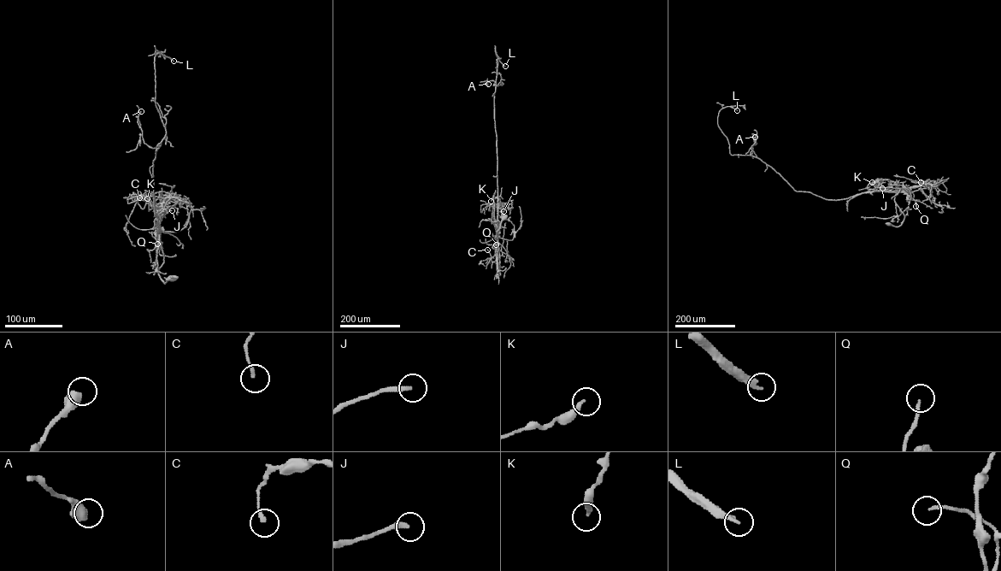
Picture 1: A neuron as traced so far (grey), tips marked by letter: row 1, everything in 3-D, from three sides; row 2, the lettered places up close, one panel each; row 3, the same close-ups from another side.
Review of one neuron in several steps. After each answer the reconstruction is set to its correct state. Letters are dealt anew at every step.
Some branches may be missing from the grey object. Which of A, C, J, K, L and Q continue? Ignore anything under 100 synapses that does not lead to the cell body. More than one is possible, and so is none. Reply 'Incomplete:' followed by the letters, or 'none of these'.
Incomplete: L

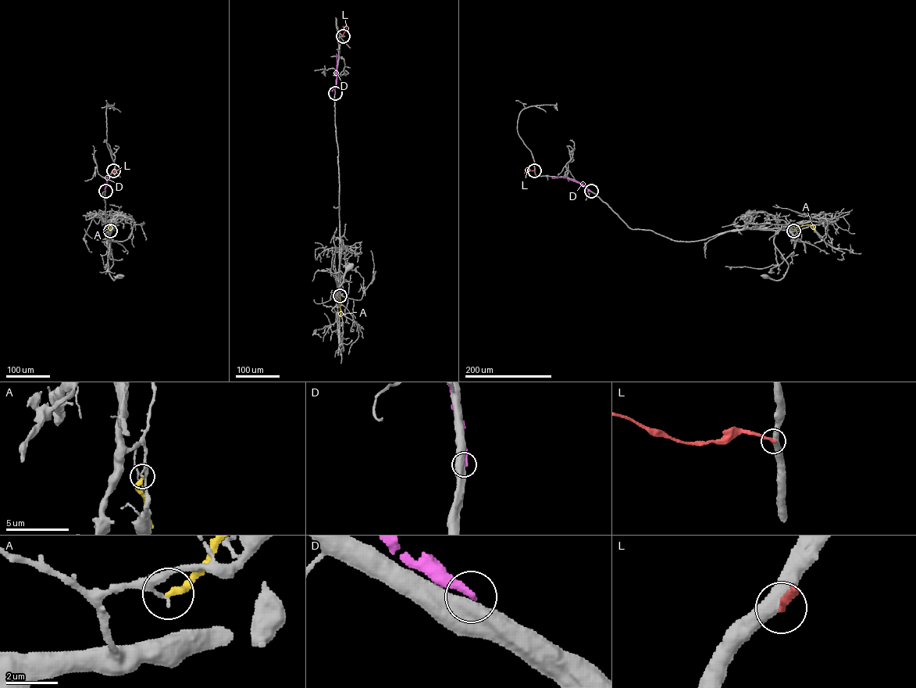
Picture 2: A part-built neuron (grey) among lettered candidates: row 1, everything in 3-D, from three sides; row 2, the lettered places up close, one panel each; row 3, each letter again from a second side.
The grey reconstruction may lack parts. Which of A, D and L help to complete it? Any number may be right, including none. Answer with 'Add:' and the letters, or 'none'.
Add: none

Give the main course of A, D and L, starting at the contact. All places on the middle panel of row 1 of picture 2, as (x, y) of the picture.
A: (340, 295), (340, 317)
D: (335, 93), (336, 53)
L: (343, 36), (347, 28), (343, 26)

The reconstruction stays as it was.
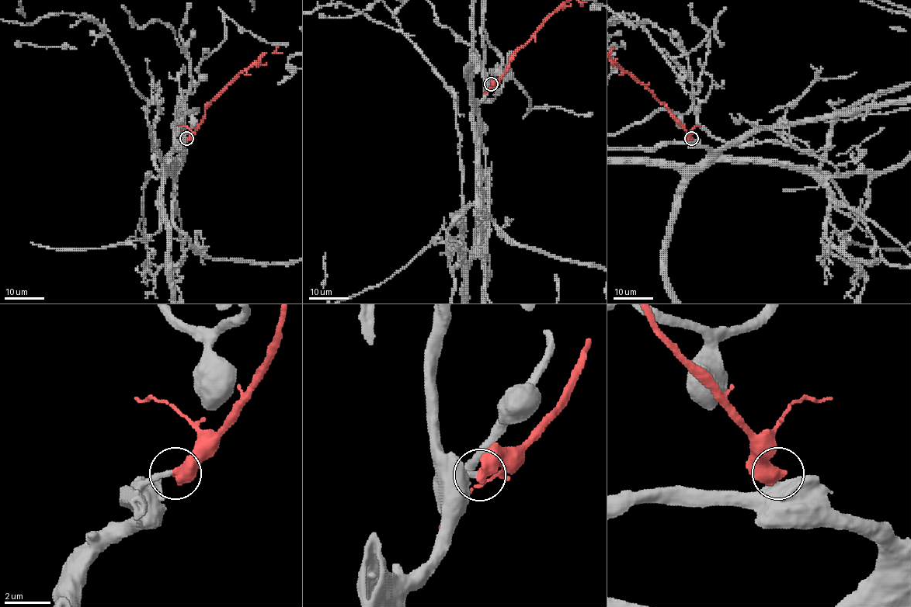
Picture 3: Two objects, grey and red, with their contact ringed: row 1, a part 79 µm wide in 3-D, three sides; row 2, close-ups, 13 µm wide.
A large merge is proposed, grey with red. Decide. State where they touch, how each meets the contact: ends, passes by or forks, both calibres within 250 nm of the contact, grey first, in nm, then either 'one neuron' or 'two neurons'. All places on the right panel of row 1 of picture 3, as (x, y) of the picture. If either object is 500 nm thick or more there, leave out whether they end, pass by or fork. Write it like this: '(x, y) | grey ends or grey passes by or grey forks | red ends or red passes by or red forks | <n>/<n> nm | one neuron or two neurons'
(691, 138) | 240/600 nm | one neuron

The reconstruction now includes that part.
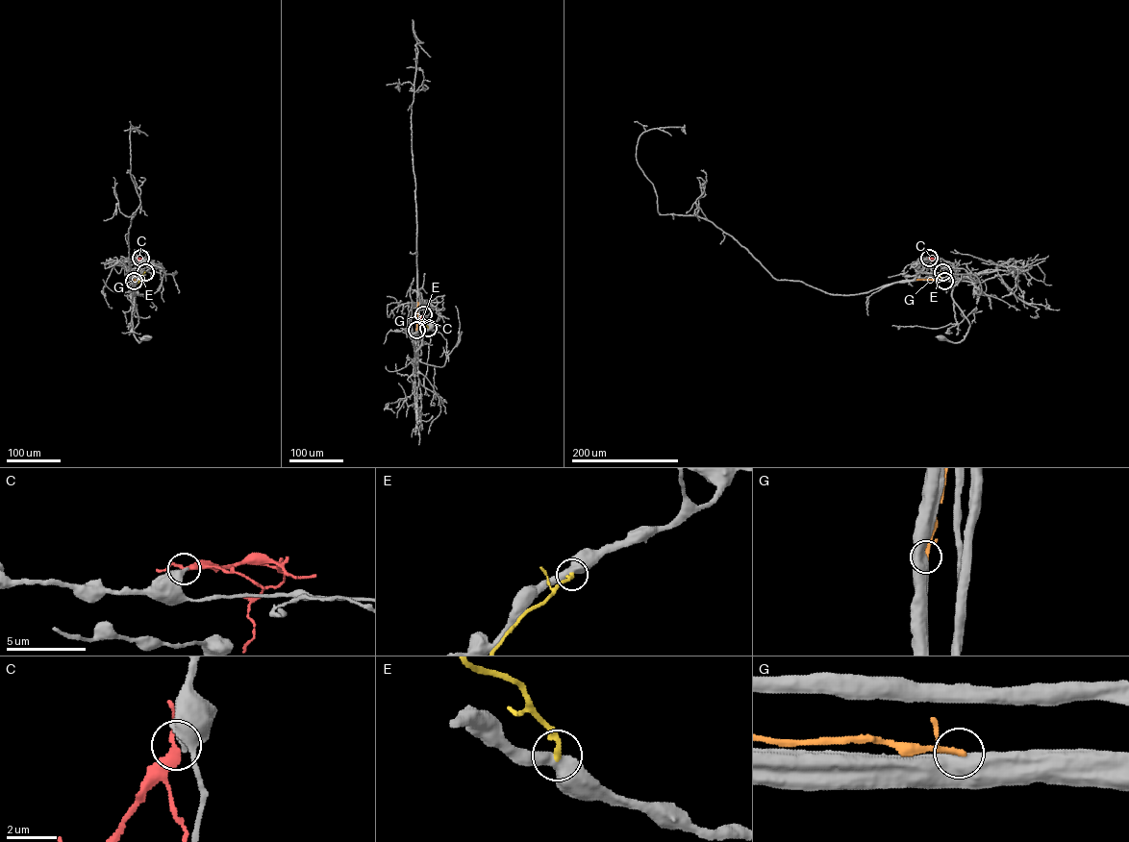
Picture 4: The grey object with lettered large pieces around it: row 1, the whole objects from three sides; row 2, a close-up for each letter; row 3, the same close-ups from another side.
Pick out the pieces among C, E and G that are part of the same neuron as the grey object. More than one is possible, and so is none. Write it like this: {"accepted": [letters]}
{"accepted": ["C"]}

